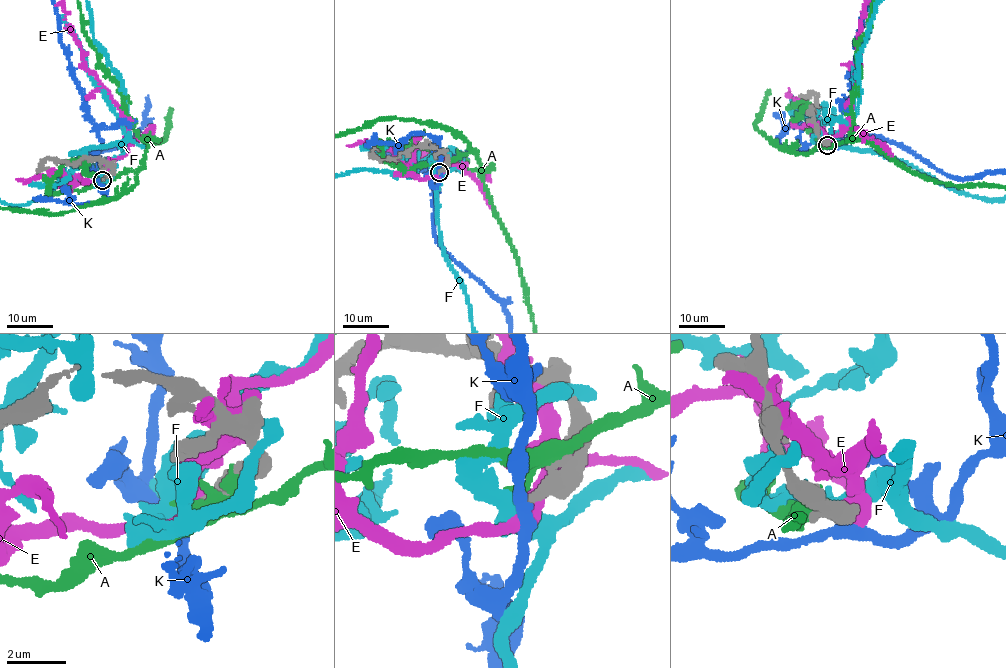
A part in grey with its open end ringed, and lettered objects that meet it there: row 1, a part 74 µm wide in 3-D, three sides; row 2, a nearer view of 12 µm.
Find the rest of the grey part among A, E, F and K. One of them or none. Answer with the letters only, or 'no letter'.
K

